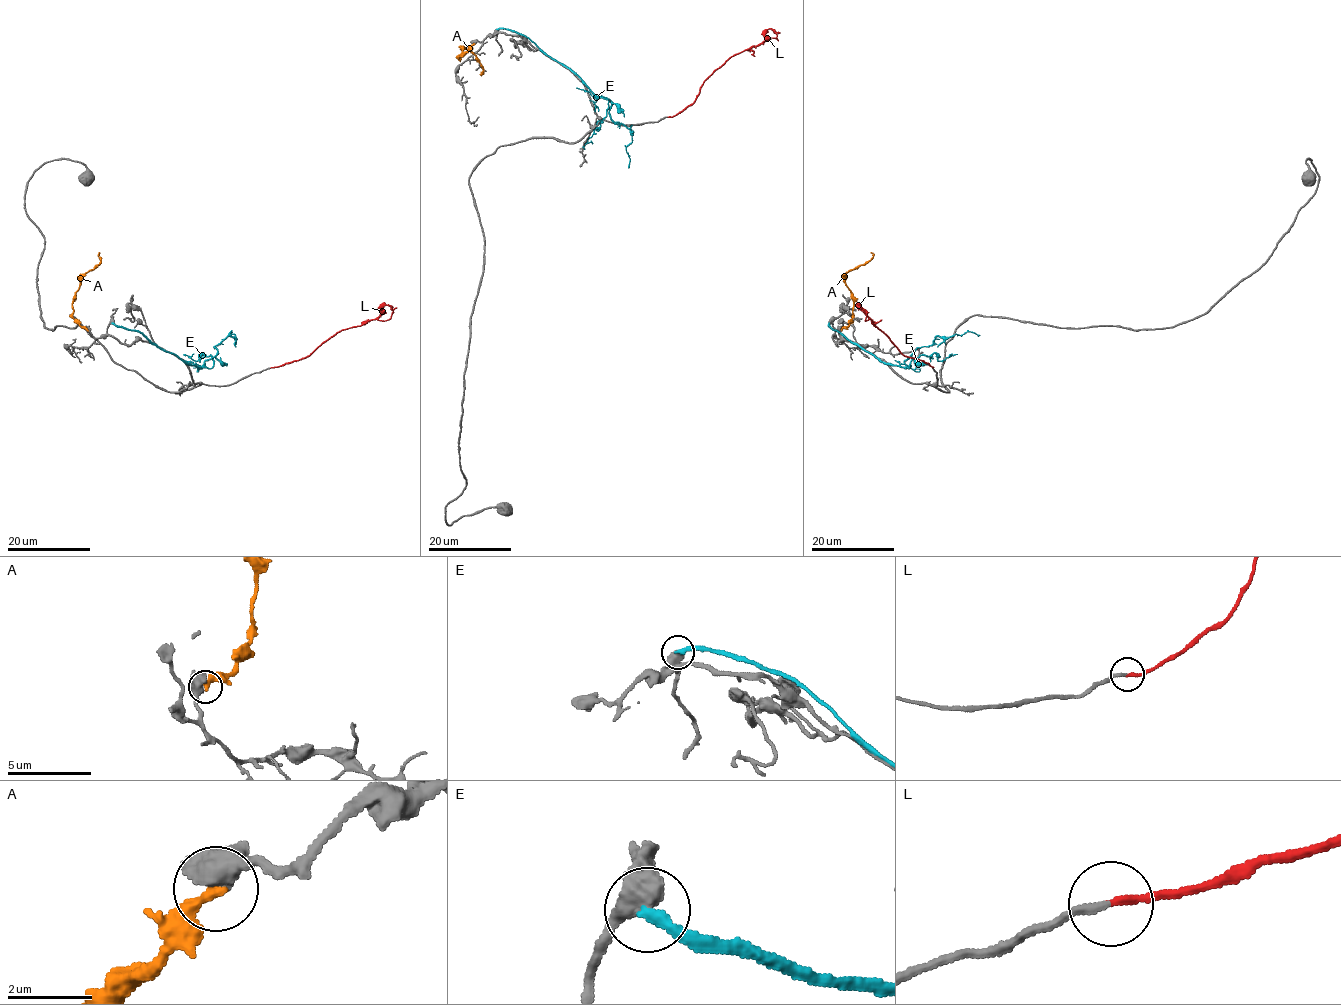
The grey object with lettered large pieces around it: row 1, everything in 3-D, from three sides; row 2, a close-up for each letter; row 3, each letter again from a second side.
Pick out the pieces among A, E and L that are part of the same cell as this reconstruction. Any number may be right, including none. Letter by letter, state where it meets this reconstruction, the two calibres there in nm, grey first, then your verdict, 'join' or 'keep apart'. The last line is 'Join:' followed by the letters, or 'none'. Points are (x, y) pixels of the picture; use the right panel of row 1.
A: (841, 330) | 440/320 nm | keep apart
E: (829, 323) | 480/280 nm | keep apart
L: (932, 367) | 180/180 nm | join
Join: L

